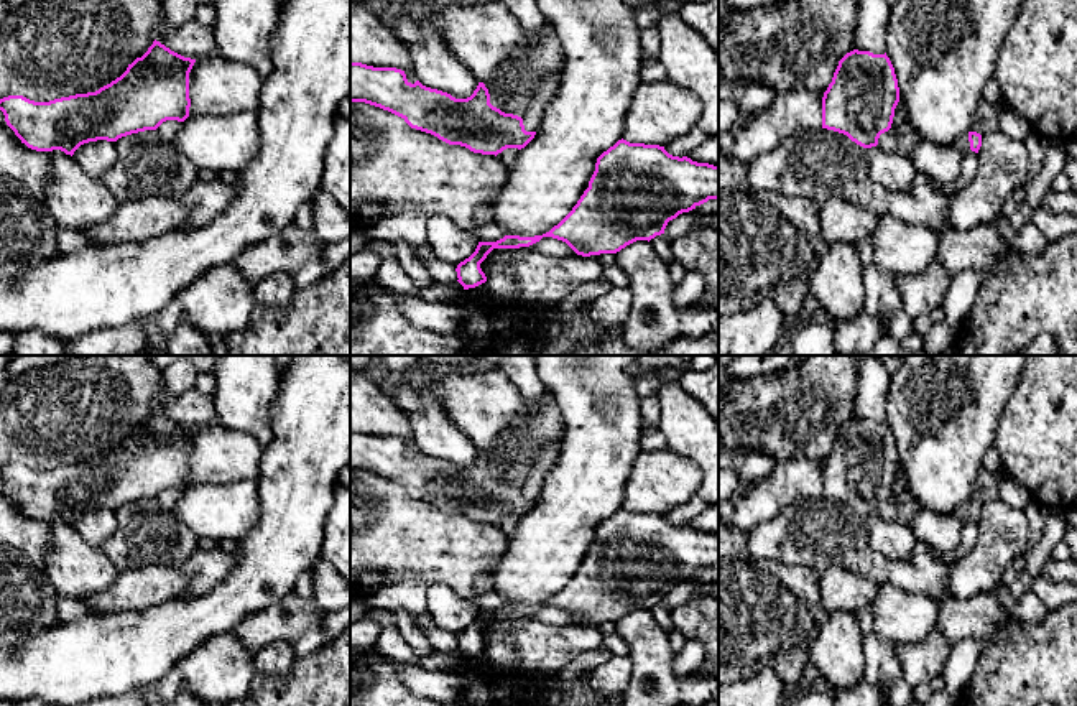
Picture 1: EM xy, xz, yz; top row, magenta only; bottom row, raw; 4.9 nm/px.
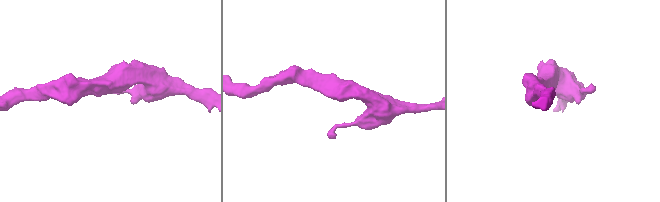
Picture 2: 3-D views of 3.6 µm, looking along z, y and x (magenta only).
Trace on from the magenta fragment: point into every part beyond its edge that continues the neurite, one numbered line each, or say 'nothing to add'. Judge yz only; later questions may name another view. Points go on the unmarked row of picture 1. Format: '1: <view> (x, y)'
nothing to add

